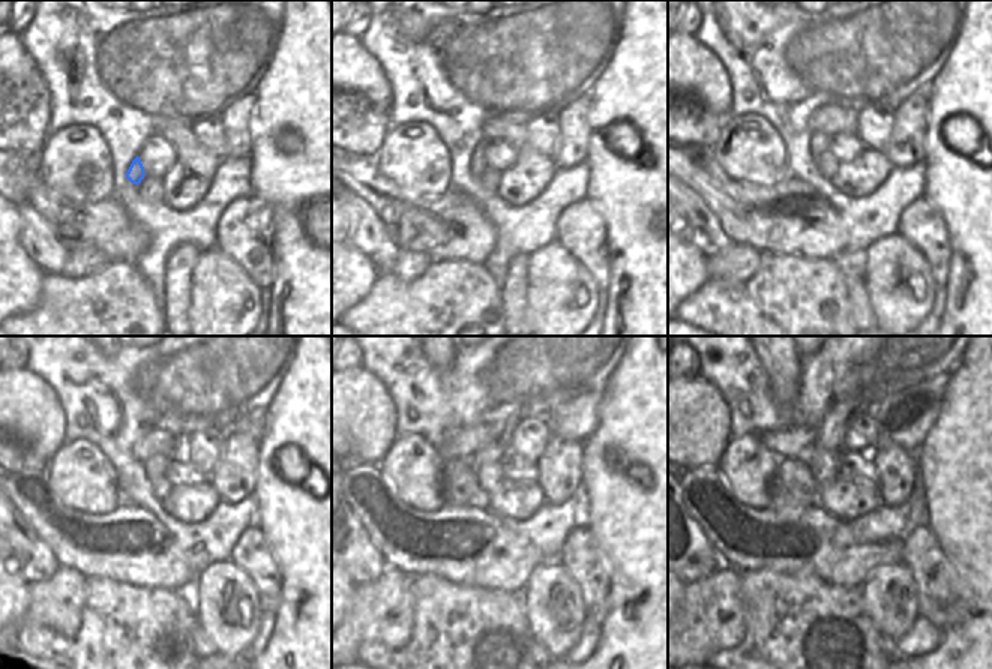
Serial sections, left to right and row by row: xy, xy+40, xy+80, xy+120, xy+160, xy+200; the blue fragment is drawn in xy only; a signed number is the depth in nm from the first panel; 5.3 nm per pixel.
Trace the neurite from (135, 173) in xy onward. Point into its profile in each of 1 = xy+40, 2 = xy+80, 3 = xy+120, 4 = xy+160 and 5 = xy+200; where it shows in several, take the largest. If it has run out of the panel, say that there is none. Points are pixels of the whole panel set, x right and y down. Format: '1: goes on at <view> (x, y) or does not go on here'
1: goes on at xy+40 (477, 165)
2: goes on at xy+80 (818, 143)
3: goes on at xy+120 (158, 464)
4: goes on at xy+160 (502, 420)
5: goes on at xy+200 (832, 428)

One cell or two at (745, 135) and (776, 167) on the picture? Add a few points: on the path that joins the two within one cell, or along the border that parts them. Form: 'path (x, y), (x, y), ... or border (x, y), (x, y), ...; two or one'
path (752, 143), (769, 159); one

